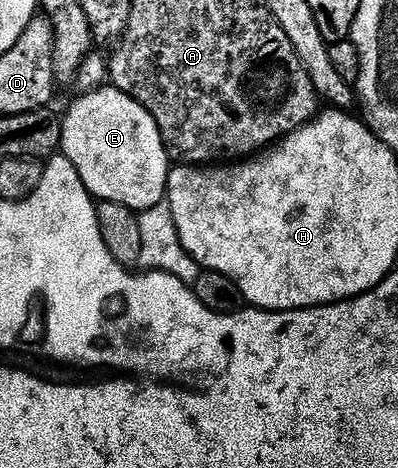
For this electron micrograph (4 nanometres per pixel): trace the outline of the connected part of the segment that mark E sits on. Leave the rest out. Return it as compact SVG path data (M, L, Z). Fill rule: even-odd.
M116 87L88 91L69 105L60 124L60 151L78 169L93 200L124 205L137 213L165 202L170 160L160 126L141 103Z

